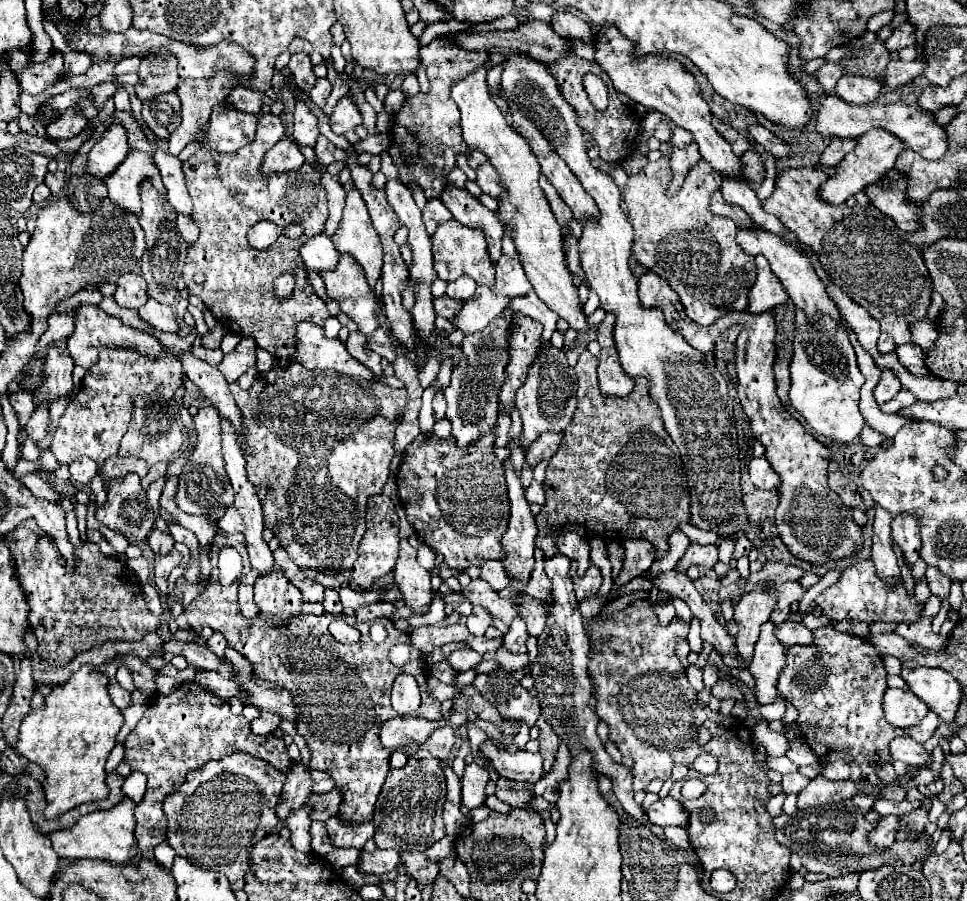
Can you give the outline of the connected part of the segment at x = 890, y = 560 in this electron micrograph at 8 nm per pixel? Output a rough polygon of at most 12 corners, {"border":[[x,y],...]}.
{"border":[[876,505],[872,563],[880,579],[900,581],[892,515]]}

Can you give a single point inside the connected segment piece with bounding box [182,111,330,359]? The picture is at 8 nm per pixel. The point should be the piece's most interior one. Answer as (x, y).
(229, 194)

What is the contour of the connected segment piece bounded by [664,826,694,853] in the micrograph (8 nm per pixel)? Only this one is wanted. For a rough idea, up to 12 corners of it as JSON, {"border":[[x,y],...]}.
{"border":[[666,826],[664,834],[675,846],[694,852],[687,831]]}

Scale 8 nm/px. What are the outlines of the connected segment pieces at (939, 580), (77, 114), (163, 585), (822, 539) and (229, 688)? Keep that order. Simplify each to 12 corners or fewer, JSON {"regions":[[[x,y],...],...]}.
{"regions":[[[928,567],[930,593],[944,601],[950,593],[950,579],[936,567]],[[70,107],[58,121],[46,125],[48,139],[72,139],[88,119]],[[180,553],[154,559],[154,583],[162,595],[168,591],[168,575],[180,563]],[[772,313],[738,315],[740,403],[780,475],[776,527],[810,565],[864,545],[830,451],[782,407]],[[198,671],[196,683],[224,701],[244,701],[236,679],[216,671]]]}

